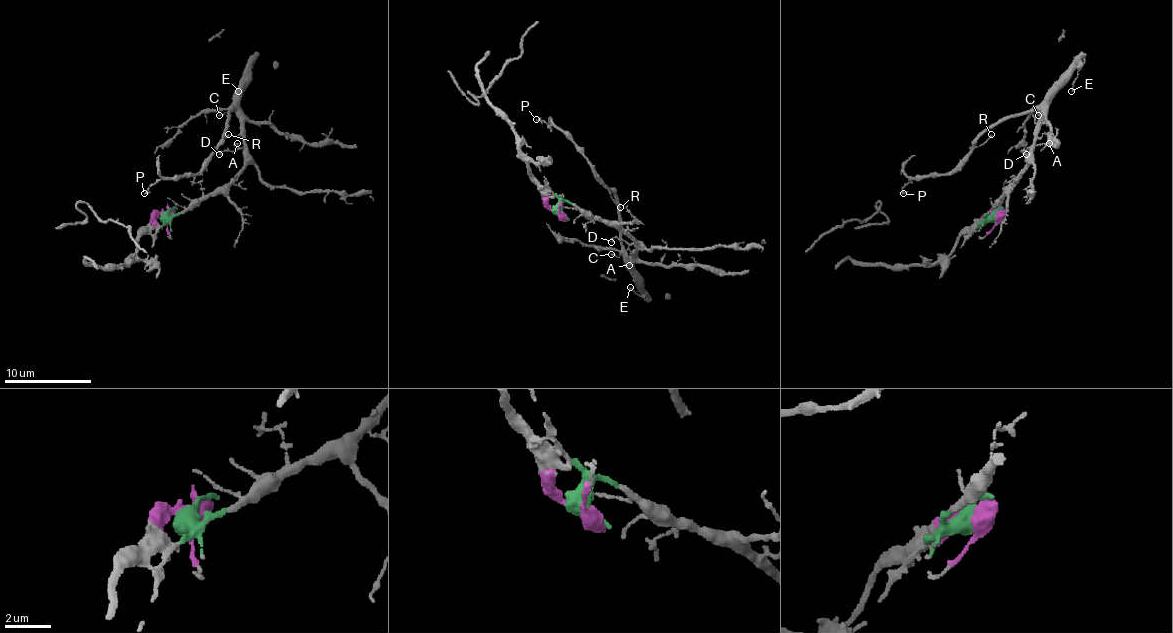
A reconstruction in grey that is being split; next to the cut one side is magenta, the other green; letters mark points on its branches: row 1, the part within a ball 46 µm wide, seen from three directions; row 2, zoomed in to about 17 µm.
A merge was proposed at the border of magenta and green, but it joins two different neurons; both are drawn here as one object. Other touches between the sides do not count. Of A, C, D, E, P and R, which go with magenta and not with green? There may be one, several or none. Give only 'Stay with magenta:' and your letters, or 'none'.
Stay with magenta: none

